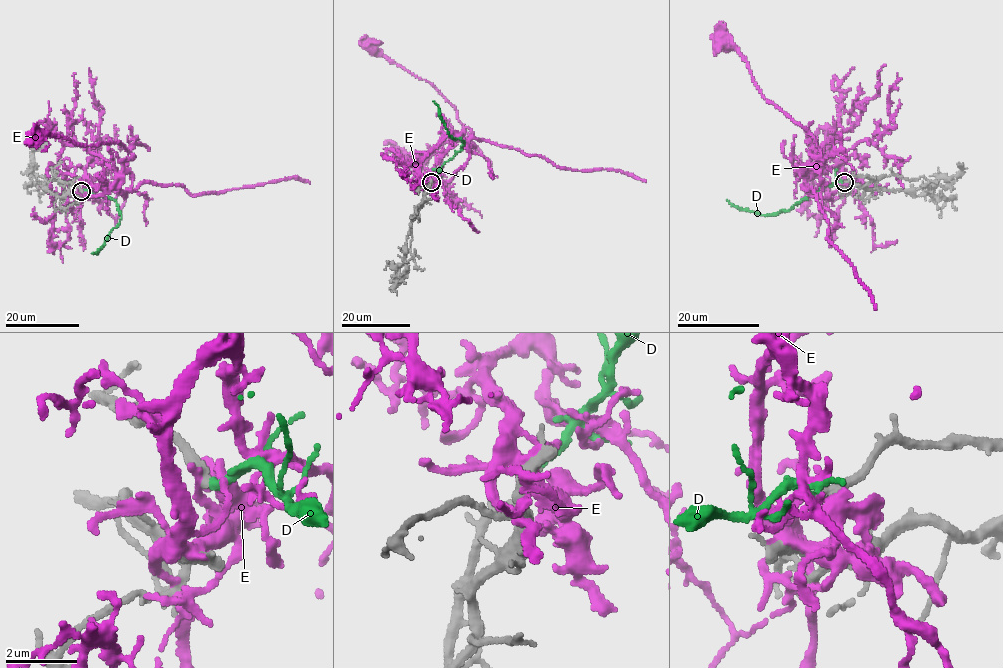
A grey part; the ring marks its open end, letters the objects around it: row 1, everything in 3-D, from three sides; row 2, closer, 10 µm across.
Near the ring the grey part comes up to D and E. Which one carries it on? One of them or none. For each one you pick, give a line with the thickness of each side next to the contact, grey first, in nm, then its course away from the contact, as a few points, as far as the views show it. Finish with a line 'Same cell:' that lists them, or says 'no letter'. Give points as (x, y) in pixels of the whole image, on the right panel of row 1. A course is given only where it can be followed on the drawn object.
D: Thickness 280 nm (grey) against 220 nm. Its course: (845, 182), (811, 192), (791, 207), (768, 215), (740, 209), (726, 199)
Same cell: D

